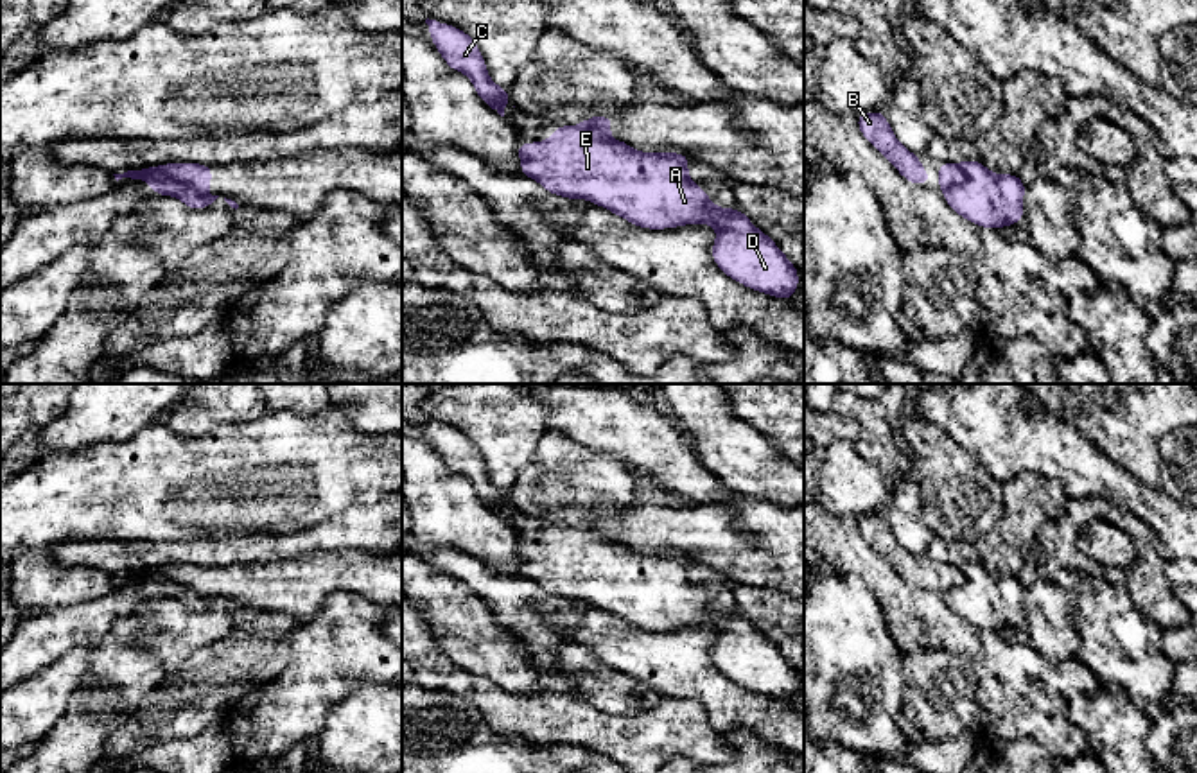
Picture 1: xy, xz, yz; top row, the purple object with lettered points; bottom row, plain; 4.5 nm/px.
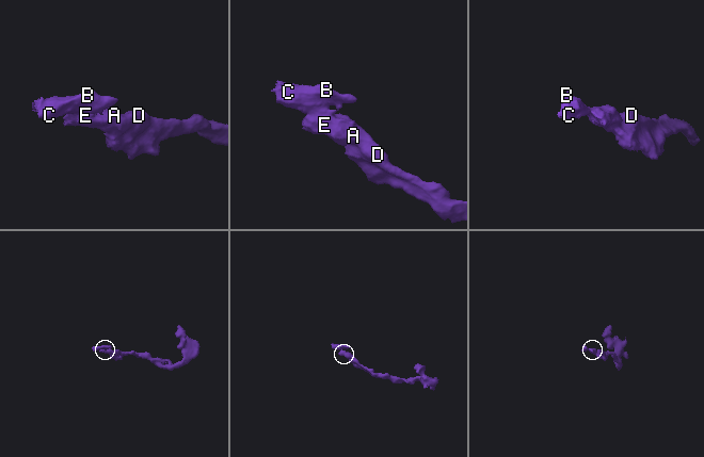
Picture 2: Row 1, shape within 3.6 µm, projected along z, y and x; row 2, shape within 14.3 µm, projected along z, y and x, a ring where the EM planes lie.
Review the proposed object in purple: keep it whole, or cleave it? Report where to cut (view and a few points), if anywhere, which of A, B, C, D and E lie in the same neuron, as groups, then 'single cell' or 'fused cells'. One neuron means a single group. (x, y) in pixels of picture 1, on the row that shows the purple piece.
cut xy (131, 176), (166, 174), (207, 194); groups A D E / B C; fused cells

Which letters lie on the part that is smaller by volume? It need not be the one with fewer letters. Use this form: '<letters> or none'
B, C

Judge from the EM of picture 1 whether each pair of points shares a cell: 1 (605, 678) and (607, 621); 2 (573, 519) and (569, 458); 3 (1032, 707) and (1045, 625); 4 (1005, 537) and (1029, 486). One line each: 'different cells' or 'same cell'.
1: different cells
2: same cell
3: different cells
4: same cell

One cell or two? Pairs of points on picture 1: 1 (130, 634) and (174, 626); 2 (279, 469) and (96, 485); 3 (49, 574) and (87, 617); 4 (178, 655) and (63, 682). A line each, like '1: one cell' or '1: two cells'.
1: one cell
2: one cell
3: two cells
4: two cells

